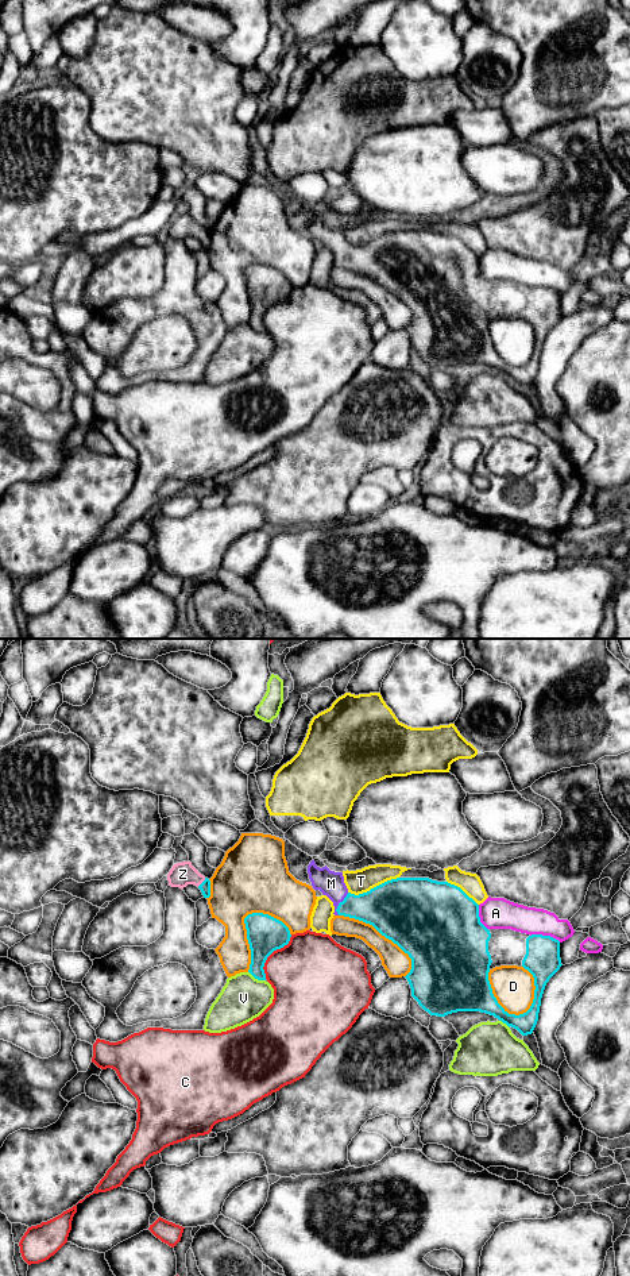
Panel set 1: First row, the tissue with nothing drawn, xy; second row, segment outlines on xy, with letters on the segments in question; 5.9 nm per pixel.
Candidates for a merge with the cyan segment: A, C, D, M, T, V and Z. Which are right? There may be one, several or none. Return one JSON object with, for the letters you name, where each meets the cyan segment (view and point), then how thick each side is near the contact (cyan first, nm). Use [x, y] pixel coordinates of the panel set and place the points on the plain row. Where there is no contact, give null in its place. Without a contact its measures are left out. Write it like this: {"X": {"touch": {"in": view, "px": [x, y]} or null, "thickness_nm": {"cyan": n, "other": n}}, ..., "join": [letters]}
{"M": {"touch": {"in": "xy", "px": [339, 255]}, "thickness_nm": {"cyan": 240, "other": 150}}, "Z": {"touch": {"in": "xy", "px": [203, 234]}, "thickness_nm": {"cyan": 60, "other": 140}}, "join": ["M", "Z"]}

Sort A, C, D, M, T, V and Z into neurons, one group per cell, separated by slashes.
A / C / D / M Z / T / V

